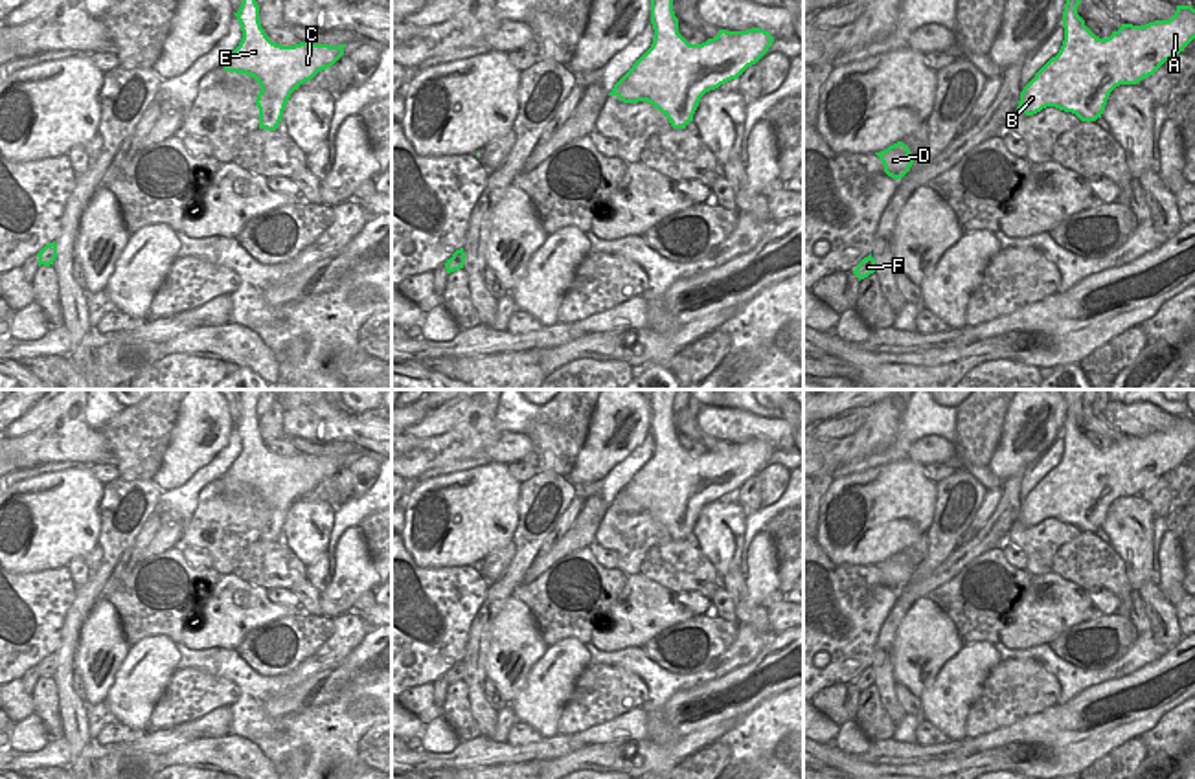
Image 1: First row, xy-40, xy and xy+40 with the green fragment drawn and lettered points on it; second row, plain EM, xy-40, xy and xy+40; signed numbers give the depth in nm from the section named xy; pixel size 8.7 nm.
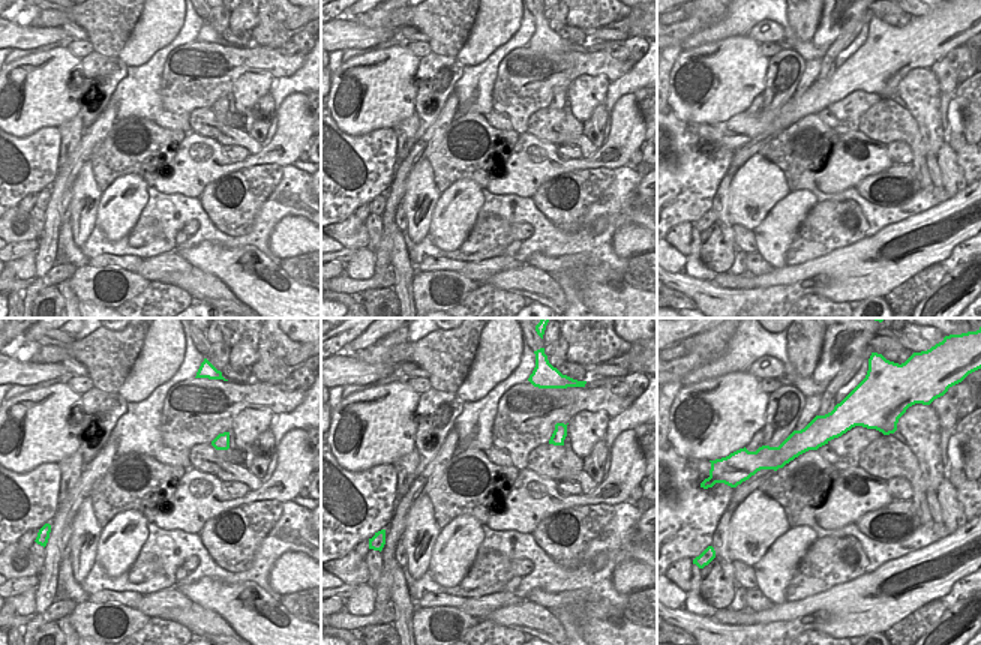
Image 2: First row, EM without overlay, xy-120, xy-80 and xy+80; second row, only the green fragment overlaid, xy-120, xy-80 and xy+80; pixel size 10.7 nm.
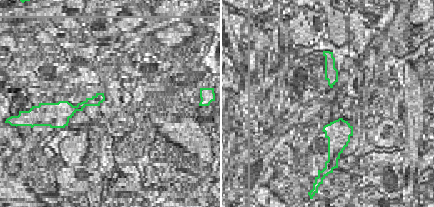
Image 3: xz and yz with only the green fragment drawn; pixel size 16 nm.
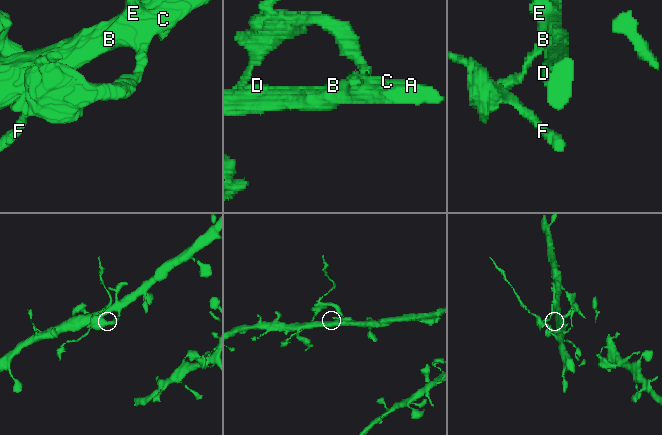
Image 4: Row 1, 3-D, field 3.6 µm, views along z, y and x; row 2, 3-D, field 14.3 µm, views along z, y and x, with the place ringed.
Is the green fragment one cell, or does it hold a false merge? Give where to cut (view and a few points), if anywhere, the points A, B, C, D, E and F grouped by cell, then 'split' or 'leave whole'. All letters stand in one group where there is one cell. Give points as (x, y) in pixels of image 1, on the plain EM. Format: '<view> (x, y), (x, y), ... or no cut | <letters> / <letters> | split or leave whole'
xy (694, 520), (682, 520), (670, 533) | A B C D E / F | split

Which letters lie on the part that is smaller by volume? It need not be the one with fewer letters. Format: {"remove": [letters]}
{"remove": ["F"]}

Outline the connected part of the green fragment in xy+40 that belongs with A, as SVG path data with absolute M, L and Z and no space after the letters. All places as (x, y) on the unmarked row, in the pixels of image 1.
M1063 390L1066 401L1064 452L1059 465L1020 503L1017 520L1026 527L1055 518L1087 533L1092 522L1105 520L1116 498L1136 496L1153 487L1195 450L1191 417L1177 417L1169 432L1145 437L1121 435L1110 448L1096 448L1077 426L1083 391Z

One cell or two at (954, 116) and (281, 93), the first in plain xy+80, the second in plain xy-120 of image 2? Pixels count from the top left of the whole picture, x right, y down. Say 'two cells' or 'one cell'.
two cells

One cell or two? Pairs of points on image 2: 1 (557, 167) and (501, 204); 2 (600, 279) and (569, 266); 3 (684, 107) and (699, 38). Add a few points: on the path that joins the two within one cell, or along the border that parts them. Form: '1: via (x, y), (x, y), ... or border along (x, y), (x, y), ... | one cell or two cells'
1: border along (485, 188), (494, 194), (516, 194), (531, 198) | two cells
2: via (593, 279), (576, 266) | one cell
3: border along (732, 36), (683, 51) | two cells

